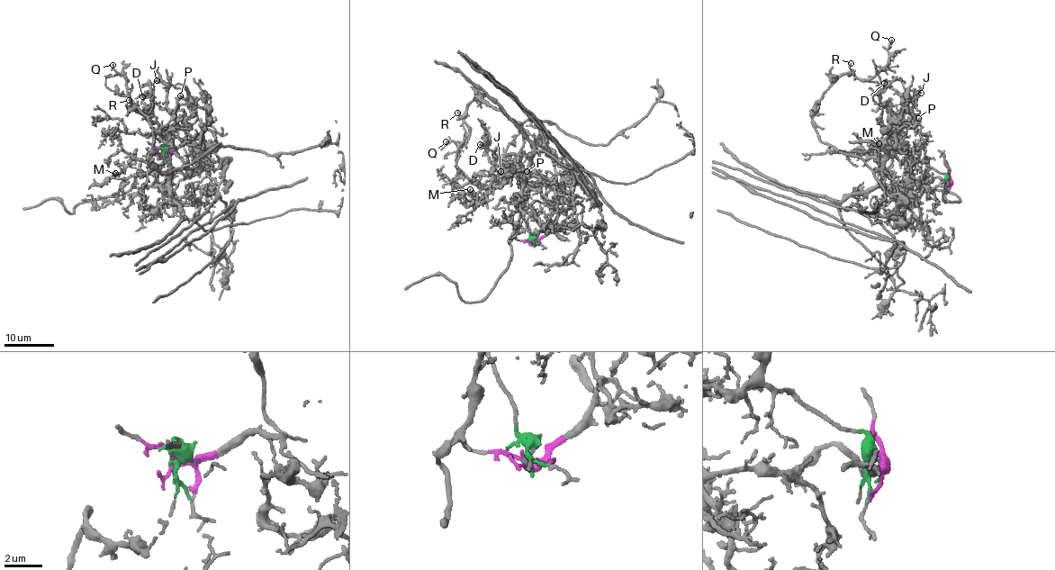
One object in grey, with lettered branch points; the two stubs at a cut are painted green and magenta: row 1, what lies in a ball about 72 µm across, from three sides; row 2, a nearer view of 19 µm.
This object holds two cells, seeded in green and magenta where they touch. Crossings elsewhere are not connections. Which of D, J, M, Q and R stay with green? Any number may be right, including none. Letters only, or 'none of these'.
D, J, M, Q, R

